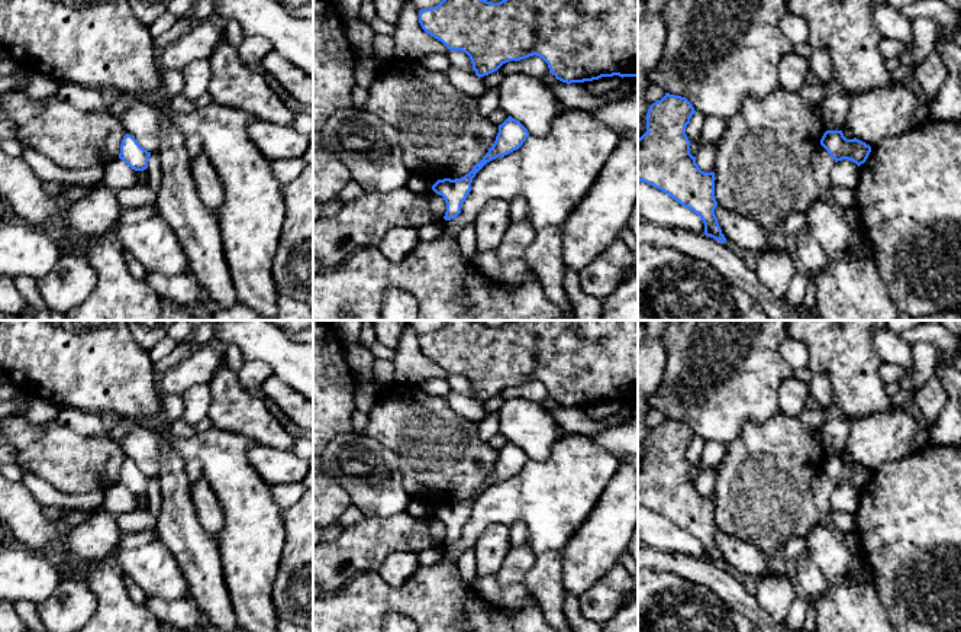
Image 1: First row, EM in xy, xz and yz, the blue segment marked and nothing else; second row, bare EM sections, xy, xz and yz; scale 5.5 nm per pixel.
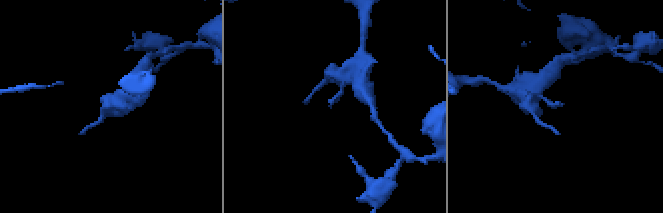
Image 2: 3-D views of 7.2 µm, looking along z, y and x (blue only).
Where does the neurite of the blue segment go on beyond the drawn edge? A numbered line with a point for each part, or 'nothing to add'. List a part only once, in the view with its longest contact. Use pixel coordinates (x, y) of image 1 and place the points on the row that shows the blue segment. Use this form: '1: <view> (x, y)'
nothing to add

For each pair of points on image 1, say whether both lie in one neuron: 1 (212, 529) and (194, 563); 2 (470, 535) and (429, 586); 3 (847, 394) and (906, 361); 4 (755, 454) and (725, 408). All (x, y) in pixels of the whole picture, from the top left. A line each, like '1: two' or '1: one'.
1: two
2: two
3: two
4: two

